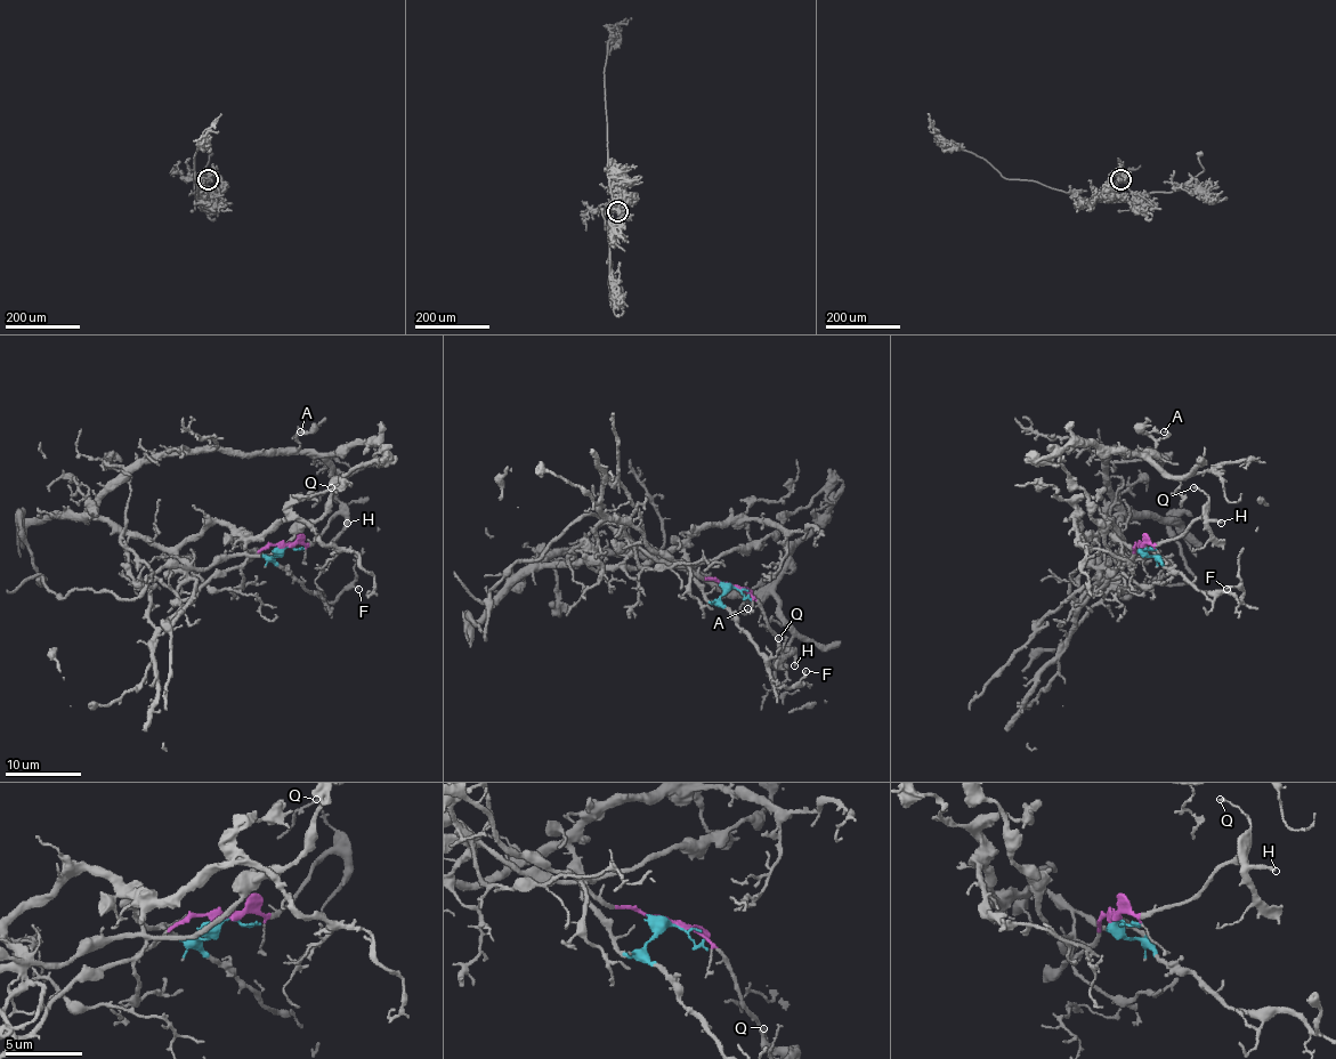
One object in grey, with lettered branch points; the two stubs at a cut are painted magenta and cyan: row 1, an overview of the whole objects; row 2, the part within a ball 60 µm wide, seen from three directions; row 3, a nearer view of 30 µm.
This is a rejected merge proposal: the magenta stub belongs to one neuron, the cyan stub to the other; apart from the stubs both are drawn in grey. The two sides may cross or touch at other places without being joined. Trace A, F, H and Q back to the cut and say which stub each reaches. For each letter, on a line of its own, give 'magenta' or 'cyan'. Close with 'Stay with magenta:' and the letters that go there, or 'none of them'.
A: cyan
F: cyan
H: magenta
Q: magenta
Stay with magenta: H, Q

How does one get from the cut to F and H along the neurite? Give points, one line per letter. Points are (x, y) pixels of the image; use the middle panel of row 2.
F: (730, 587), (721, 601), (755, 646), (774, 684), (791, 687), (807, 670)
H: (730, 587), (742, 587), (756, 601), (767, 627), (795, 655), (795, 667)

